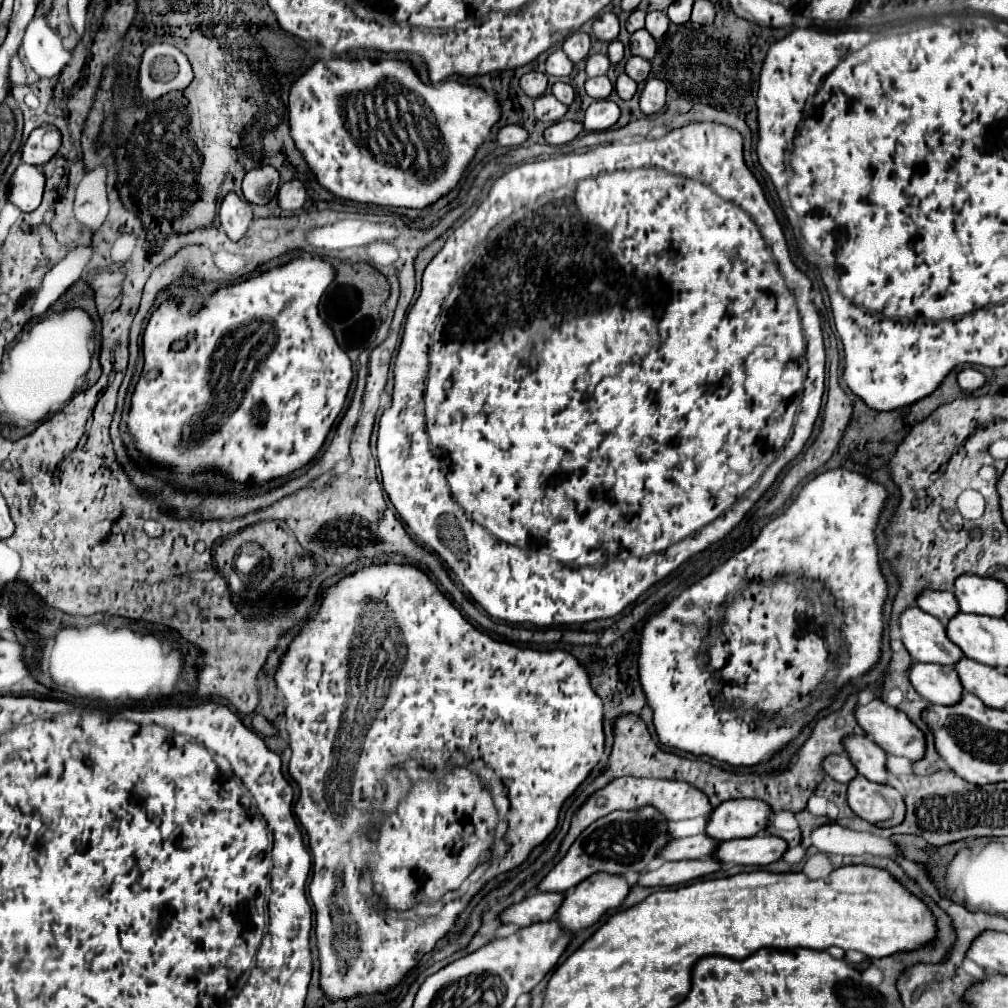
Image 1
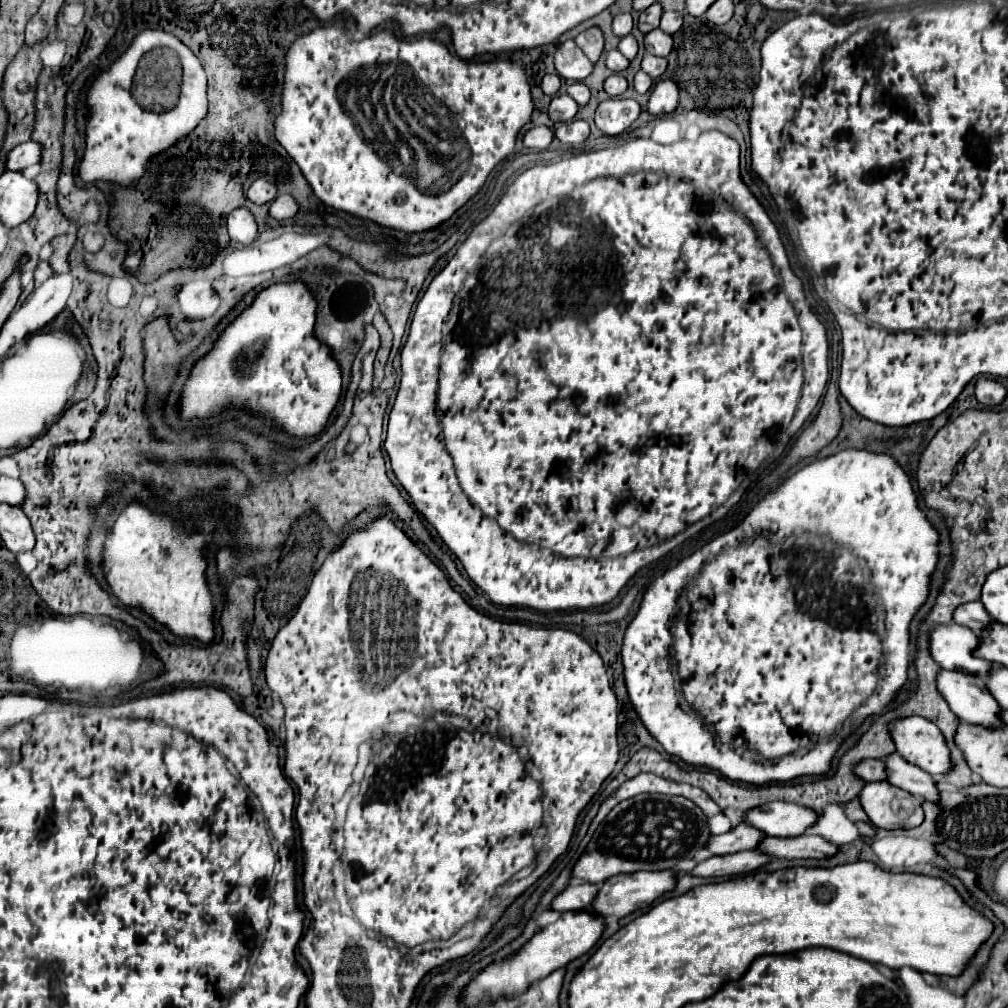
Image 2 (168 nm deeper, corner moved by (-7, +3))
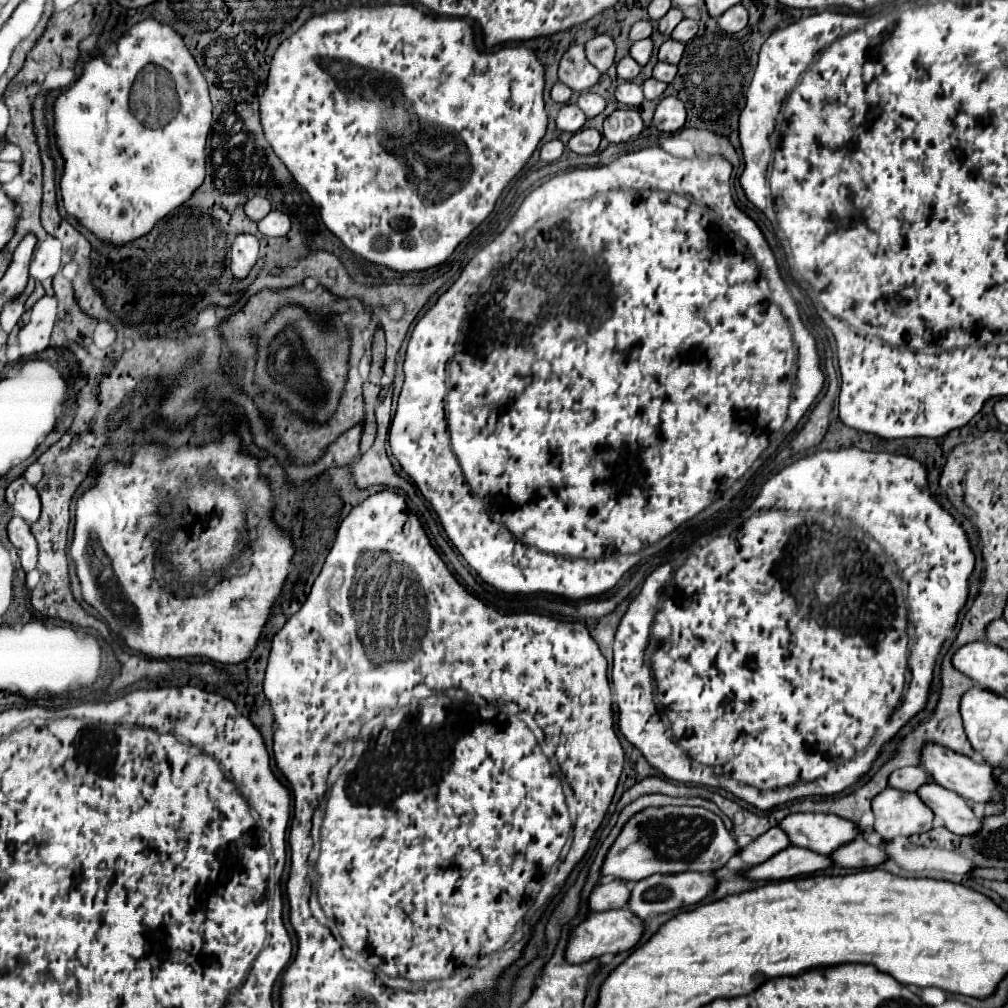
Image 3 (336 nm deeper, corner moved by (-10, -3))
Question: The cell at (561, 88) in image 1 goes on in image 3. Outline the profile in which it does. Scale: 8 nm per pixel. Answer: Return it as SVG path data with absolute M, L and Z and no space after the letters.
M582 92L580 98L578 98L578 108L588 118L594 118L594 116L598 116L606 108L606 100L600 94L594 94L594 92Z

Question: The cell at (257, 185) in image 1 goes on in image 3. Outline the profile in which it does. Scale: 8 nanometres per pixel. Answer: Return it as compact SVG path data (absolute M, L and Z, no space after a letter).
M254 196L252 200L246 202L244 206L244 212L250 220L254 222L260 222L268 212L270 212L270 202L266 198L260 198L260 196Z

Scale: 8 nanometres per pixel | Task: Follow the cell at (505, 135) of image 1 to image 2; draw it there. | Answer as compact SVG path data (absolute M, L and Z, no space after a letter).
M537 126L531 128L529 132L525 132L523 136L523 144L531 150L545 150L553 140L553 132L547 126Z

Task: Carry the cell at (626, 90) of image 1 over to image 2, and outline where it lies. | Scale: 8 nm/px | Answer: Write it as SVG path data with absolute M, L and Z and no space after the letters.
M637 72L635 74L635 80L633 80L633 88L635 88L635 92L639 92L639 94L645 94L649 88L651 88L651 84L653 84L653 78L651 76L645 76L645 72Z

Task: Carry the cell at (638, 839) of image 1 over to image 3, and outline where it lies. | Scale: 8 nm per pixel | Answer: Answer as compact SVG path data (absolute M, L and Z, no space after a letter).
M664 806L638 812L622 828L622 834L610 848L602 876L616 876L626 882L638 882L652 874L680 872L714 872L740 852L734 836L724 828L722 820L704 808Z

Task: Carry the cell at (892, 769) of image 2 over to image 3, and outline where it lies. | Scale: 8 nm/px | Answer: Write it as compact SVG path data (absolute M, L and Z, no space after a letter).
M932 782L920 790L920 800L930 806L936 818L958 836L976 836L982 830L982 820L972 812L970 804L956 792L946 790Z

